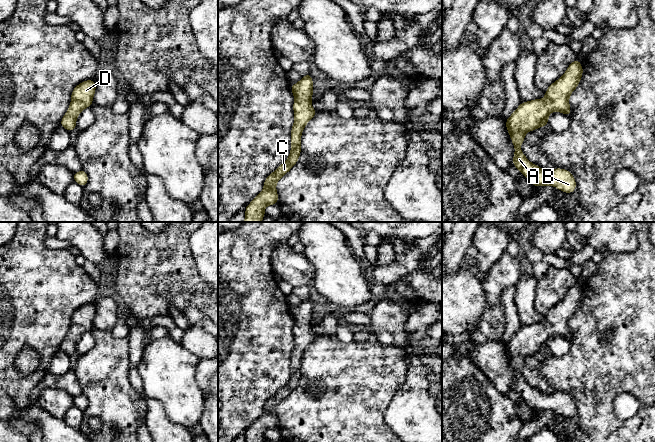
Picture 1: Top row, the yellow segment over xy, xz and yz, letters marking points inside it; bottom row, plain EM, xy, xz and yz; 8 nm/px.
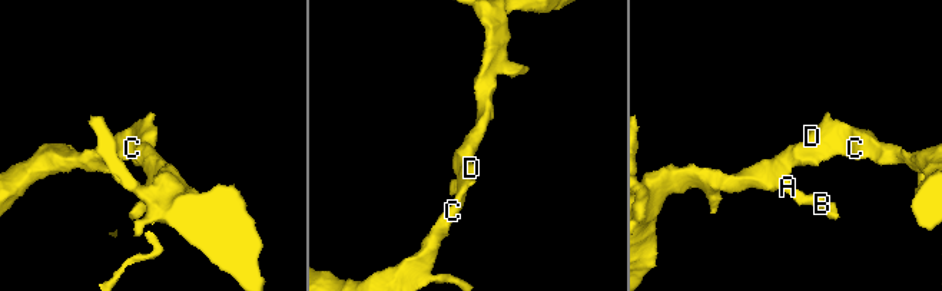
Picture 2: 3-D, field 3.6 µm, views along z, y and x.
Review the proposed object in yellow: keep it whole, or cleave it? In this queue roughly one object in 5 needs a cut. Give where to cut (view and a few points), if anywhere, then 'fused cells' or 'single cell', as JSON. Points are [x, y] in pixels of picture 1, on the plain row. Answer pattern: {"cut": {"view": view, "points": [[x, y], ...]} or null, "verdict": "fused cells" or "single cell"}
{"cut": null, "verdict": "single cell"}

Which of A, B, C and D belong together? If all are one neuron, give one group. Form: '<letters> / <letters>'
A B C D

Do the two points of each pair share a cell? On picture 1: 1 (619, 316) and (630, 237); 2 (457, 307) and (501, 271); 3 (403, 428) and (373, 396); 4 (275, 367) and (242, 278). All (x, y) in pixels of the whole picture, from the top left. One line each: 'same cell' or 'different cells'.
1: different cells
2: different cells
3: different cells
4: same cell

